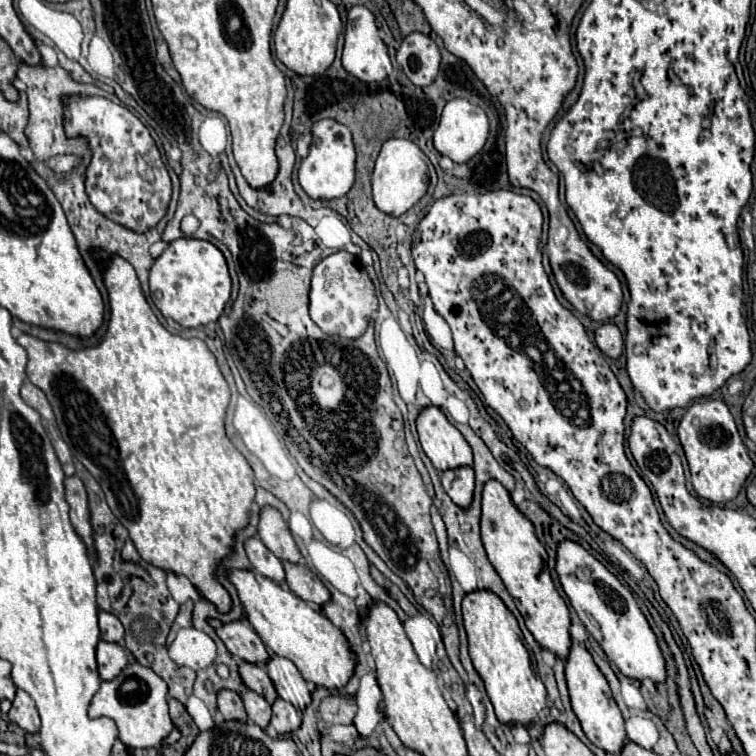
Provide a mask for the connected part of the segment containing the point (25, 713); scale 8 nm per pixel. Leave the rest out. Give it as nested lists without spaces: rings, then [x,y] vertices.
[[[17,690],[13,706],[9,710],[9,720],[15,722],[19,728],[27,730],[29,734],[39,730],[41,720],[39,720],[37,708],[35,708],[35,702],[33,702],[33,698],[25,690]]]

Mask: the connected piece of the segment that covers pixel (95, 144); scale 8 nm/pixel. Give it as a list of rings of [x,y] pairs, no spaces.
[[[69,96],[63,98],[63,128],[67,138],[85,138],[91,148],[91,162],[85,168],[85,190],[91,204],[103,216],[133,232],[143,234],[157,226],[167,212],[173,190],[147,126],[123,104],[99,96]]]

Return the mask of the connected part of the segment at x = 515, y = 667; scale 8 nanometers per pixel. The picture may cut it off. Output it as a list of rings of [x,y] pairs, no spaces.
[[[477,590],[463,598],[463,626],[469,638],[469,656],[481,676],[487,696],[501,724],[531,726],[547,708],[547,690],[533,668],[531,650],[519,630],[517,618],[503,606],[503,600],[489,590]]]

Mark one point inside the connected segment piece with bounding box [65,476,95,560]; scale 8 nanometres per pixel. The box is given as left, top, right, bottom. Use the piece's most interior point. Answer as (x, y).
(75, 494)

